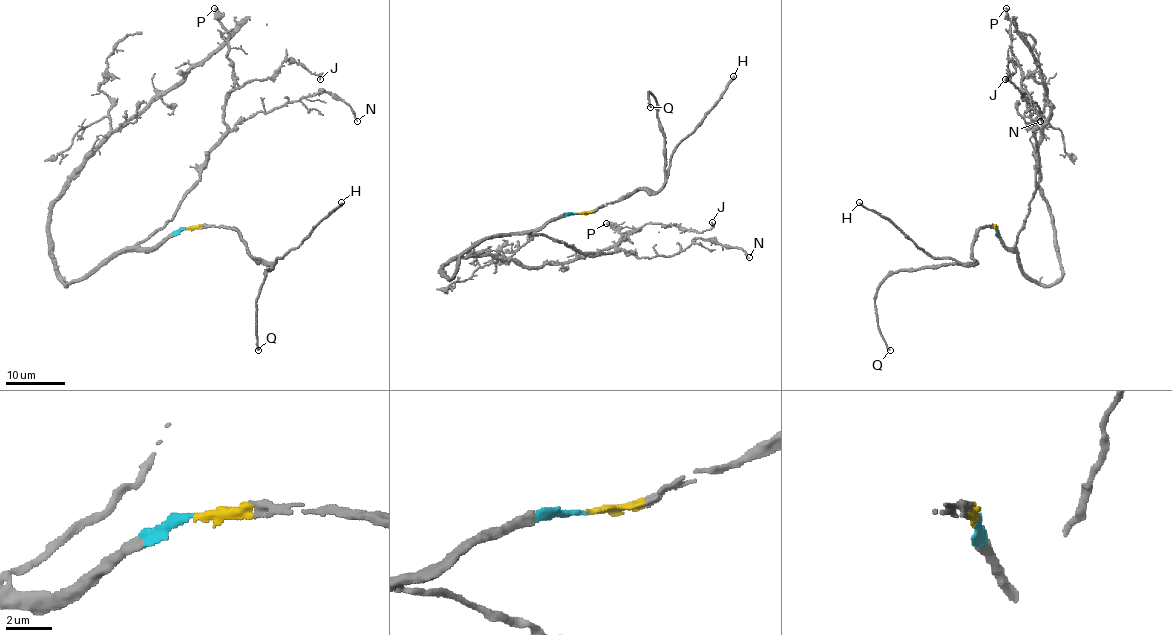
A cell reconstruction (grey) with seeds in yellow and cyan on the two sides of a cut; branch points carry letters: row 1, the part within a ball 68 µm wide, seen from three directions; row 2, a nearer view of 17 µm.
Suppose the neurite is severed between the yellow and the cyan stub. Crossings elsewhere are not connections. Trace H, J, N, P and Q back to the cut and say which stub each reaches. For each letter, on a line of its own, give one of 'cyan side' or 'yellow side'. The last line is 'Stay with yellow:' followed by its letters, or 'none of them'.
H: yellow side
J: cyan side
N: cyan side
P: cyan side
Q: yellow side
Stay with yellow: H, Q

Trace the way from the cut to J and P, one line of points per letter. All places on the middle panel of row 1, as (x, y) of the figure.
J: (578, 213), (560, 215), (532, 231), (598, 253), (618, 250), (627, 236), (646, 224), (701, 233), (711, 222)
P: (578, 213), (560, 215), (532, 231), (582, 252), (618, 250), (616, 246), (625, 239), (621, 228), (606, 222)

